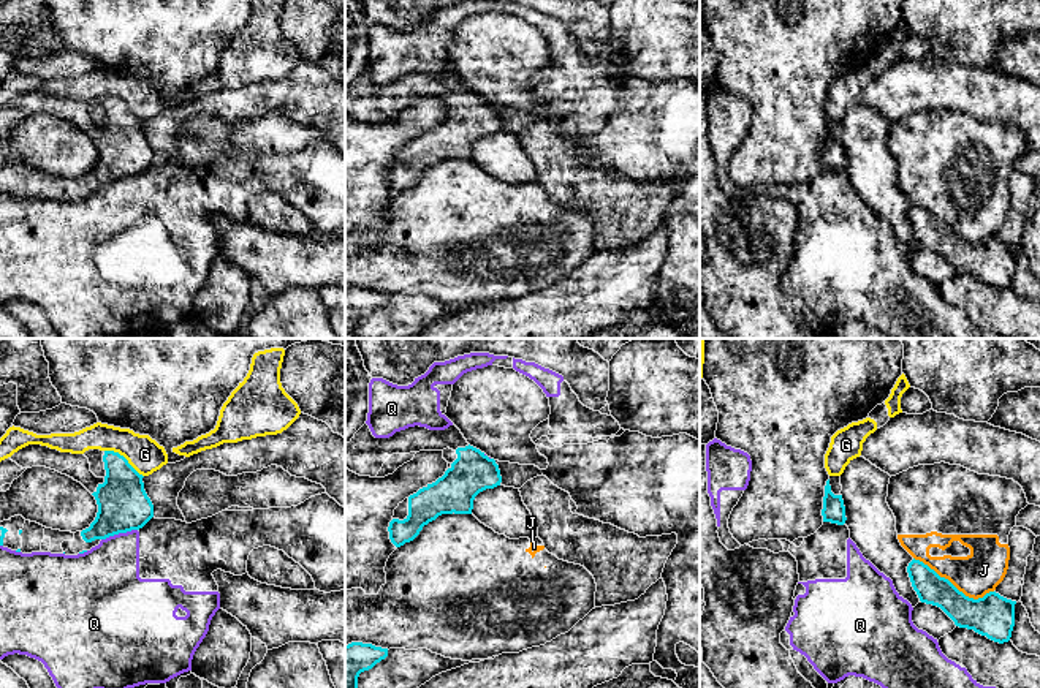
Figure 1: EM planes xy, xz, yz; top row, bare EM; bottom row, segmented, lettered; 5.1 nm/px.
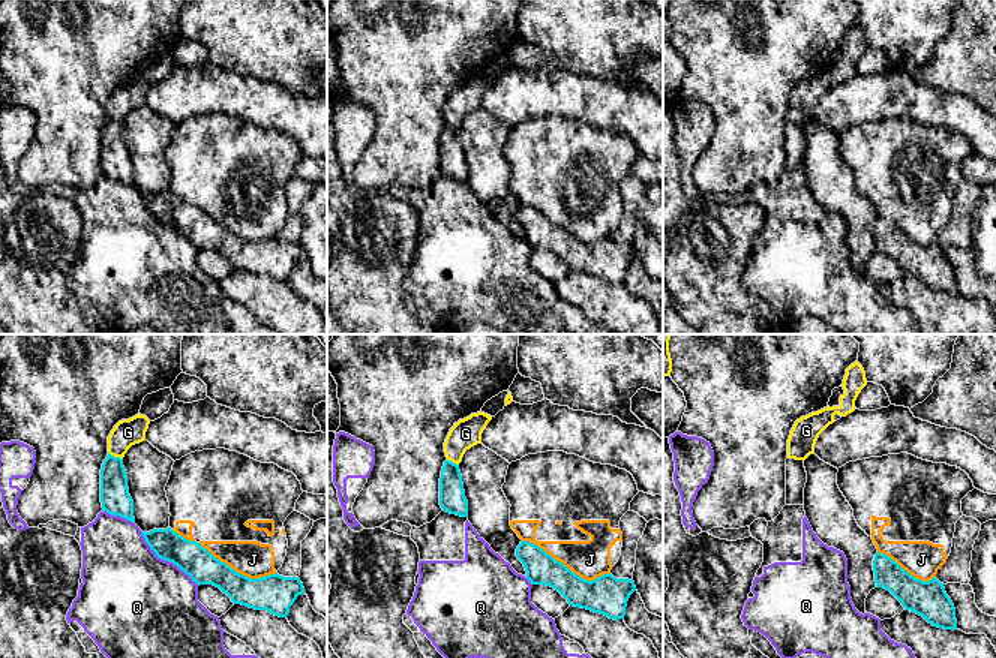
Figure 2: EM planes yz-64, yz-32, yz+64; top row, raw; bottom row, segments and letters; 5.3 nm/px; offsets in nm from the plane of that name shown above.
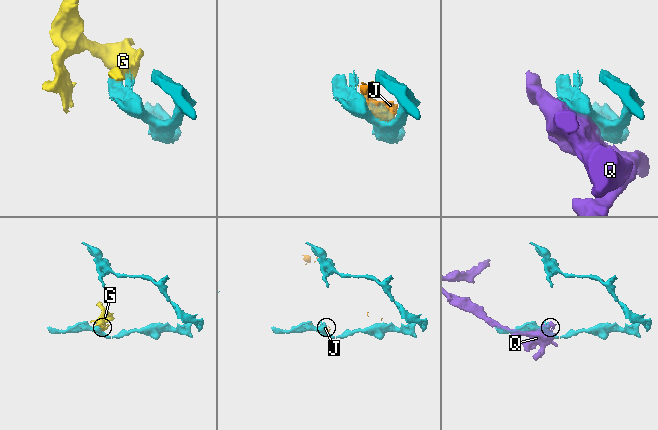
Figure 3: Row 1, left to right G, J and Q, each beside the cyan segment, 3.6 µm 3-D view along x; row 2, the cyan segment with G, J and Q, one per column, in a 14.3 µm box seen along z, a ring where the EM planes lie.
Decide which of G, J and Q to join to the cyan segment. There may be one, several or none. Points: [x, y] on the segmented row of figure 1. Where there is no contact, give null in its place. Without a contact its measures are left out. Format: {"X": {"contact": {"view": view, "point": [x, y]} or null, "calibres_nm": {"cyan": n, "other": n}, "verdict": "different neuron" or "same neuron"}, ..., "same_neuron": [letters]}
{"G": {"contact": {"view": "xy", "point": [124, 457]}, "calibres_nm": {"cyan": 260, "other": 180}, "verdict": "different neuron"}, "J": {"contact": {"view": "yz", "point": [952, 584]}, "calibres_nm": {"cyan": 200, "other": 220}, "verdict": "different neuron"}, "Q": {"contact": {"view": "xy", "point": [119, 532]}, "calibres_nm": {"cyan": 260, "other": 340}, "verdict": "different neuron"}, "same_neuron": []}

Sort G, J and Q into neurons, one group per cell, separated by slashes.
G / J / Q

